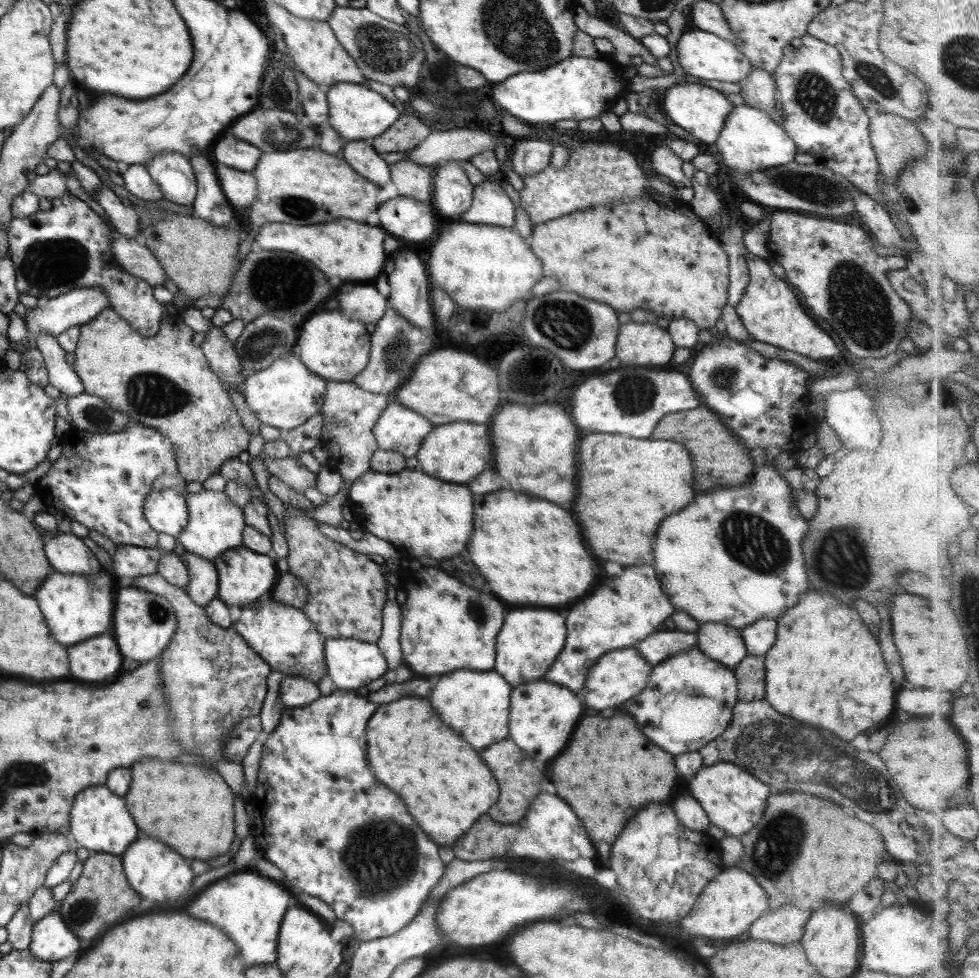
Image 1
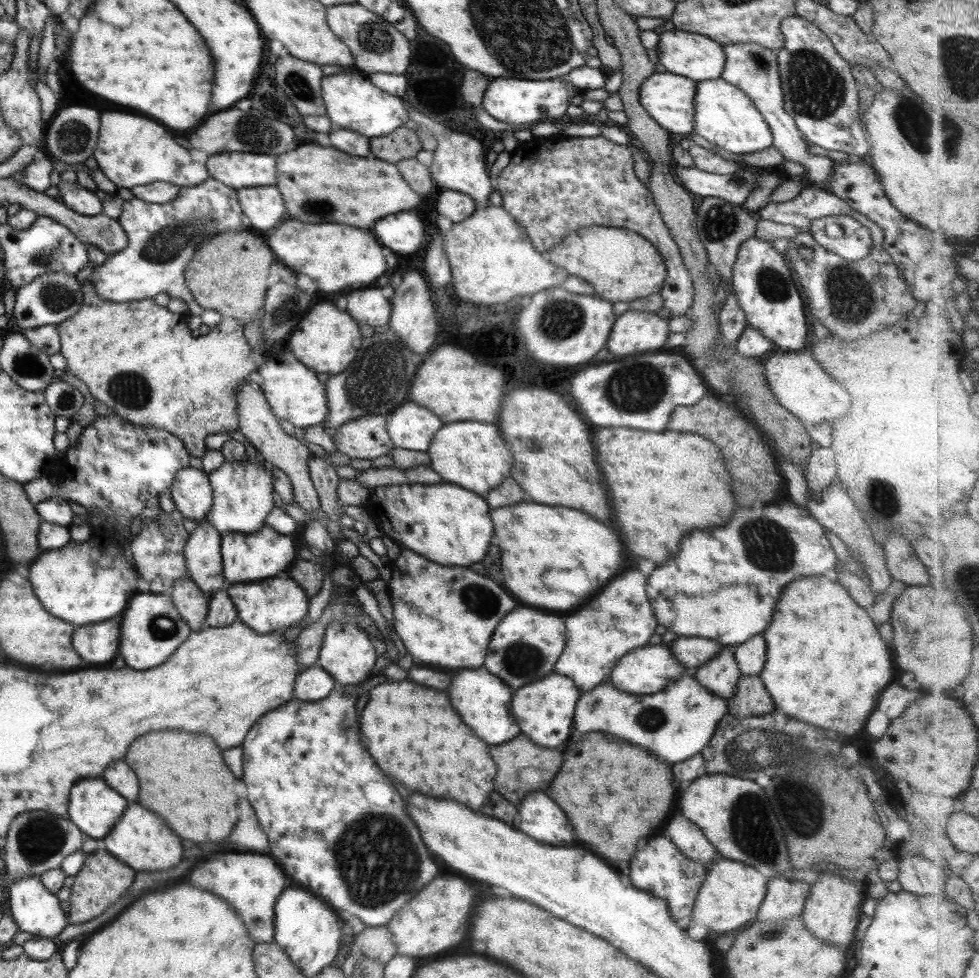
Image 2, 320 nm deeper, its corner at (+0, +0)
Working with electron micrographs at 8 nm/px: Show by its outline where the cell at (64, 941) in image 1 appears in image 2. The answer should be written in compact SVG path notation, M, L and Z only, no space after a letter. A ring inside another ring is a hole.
M40 875L13 879L7 888L9 914L11 914L10 917L15 921L19 930L29 932L33 937L53 941L55 936L67 926L67 918L59 907L57 897L41 884Z

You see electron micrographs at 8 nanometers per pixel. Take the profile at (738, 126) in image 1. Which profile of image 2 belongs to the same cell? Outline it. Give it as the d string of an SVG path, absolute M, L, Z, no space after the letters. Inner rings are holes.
M721 77L695 83L693 110L691 133L727 152L751 154L772 145L771 131L755 105L739 88L731 86Z

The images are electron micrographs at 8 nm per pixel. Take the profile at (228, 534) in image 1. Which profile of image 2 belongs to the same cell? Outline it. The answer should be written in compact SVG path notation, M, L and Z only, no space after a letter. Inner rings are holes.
M245 459L242 463L223 461L221 465L208 474L212 488L211 509L207 519L219 534L253 534L264 525L267 514L276 505L273 475L264 467L263 461L254 464Z

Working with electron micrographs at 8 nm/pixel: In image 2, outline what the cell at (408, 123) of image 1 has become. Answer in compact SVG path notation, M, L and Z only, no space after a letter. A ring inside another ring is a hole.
M402 126L389 134L371 137L368 145L373 157L394 165L399 160L415 157L422 150L415 131Z

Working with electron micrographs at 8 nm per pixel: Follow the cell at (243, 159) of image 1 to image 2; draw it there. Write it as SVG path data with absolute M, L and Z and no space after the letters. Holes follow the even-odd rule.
M217 153L206 160L208 177L234 191L252 186L276 186L276 158L268 154Z

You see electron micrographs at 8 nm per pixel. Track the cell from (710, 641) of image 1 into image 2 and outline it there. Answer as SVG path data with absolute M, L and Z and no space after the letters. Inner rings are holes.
M722 647L719 655L692 671L694 679L719 698L731 698L736 693L736 686L741 678L732 648Z

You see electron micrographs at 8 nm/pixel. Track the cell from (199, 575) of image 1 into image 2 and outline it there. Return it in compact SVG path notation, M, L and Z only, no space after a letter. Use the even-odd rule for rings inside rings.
M203 518L188 536L183 553L188 579L202 593L223 589L226 584L222 575L219 532Z

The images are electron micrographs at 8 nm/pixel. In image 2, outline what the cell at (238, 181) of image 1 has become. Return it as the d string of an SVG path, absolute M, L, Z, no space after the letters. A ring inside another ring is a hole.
M276 186L235 190L241 212L252 232L272 232L285 214L283 197Z

